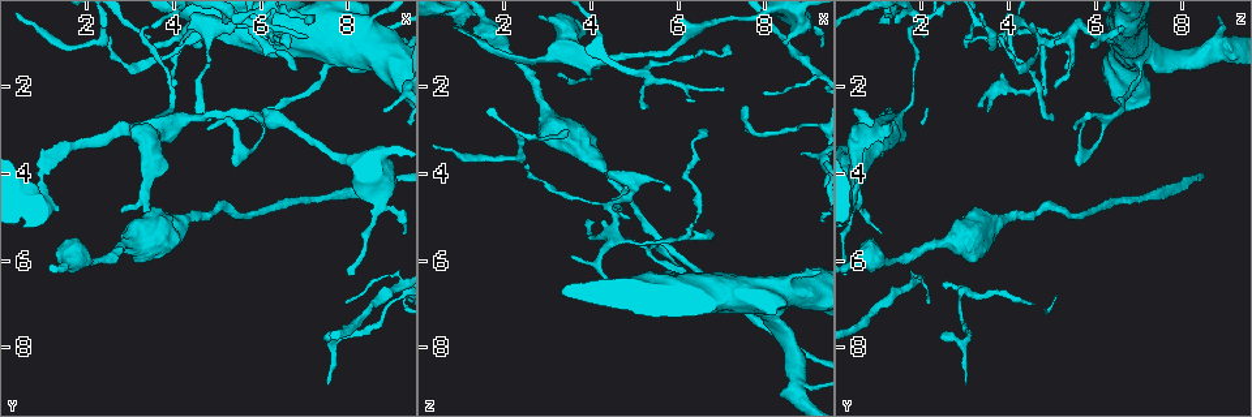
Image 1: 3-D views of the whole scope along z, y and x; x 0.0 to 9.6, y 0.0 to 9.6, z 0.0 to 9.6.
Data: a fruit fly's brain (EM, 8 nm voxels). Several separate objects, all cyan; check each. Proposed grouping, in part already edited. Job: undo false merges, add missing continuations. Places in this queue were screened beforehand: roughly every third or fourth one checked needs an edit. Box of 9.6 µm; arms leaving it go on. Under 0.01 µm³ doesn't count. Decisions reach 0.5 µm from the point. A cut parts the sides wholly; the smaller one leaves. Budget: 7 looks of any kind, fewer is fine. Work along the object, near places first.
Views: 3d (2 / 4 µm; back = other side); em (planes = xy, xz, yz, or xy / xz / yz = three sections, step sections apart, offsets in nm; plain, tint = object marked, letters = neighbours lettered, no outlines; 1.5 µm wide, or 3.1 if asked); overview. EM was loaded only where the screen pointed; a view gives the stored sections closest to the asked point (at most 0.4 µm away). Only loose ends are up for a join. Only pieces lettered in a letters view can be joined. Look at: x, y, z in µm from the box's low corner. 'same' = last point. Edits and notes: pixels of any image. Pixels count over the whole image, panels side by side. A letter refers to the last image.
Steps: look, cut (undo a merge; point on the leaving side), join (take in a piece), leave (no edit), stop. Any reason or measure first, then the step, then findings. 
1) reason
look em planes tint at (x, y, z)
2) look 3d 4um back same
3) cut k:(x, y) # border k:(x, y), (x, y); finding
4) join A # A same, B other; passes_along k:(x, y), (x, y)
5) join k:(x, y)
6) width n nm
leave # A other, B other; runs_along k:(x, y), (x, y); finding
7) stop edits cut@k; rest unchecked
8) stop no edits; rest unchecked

sudden change in width
look 3d 4um at (3.95, 5.25, 3.55)

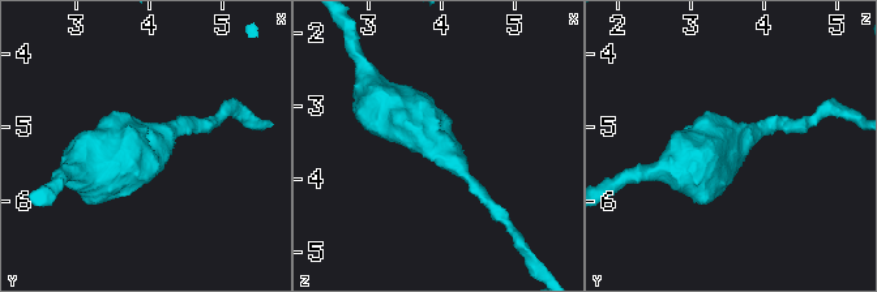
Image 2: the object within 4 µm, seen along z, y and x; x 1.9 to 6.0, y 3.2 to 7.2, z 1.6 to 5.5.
arm_widths 170, 750 nm; now the EM
look em yz step 4 tint at (4.00, 5.20, 3.65)

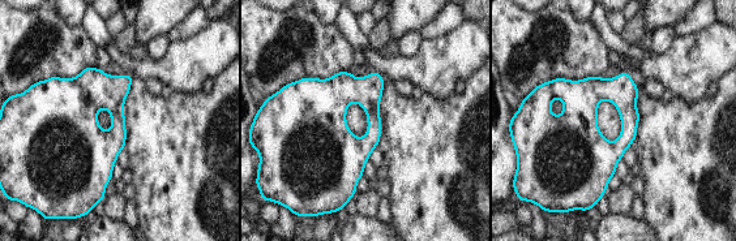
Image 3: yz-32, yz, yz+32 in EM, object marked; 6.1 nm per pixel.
another direction
look em planes letters same

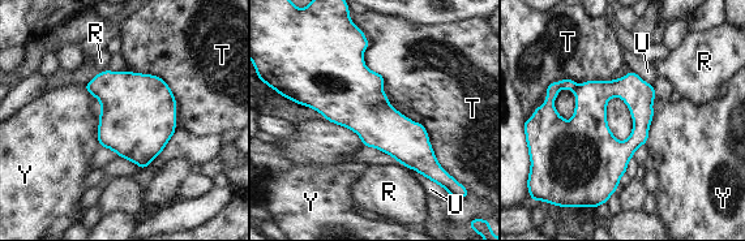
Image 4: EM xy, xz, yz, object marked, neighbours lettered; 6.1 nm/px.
longest_contact Y 400 nm
leave # R other, T other, U other, Y other; continuous, no second neuron

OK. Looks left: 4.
calibre changes
look 3d 2um at (4.25, 0.80, 6.35)

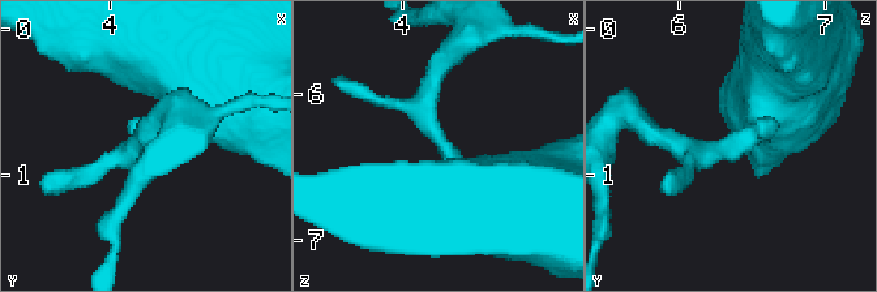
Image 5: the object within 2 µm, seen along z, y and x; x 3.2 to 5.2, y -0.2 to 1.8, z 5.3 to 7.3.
need the tissue
look em xz step 4 letters at (4.24, 0.82, 6.30)

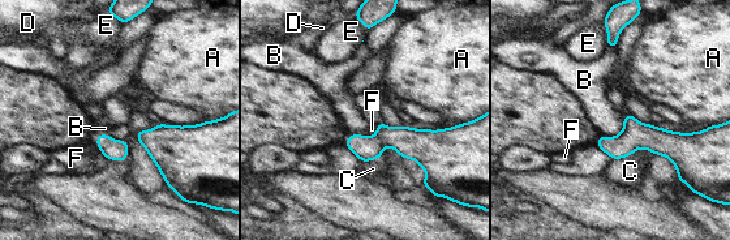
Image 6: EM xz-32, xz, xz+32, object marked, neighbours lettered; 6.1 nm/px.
leave # A other, B other, C other, D other, E other, F other; border 6:(623, 120), (615, 136), (601, 136); one neuron here

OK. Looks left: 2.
stop no edits; rest unchecked

